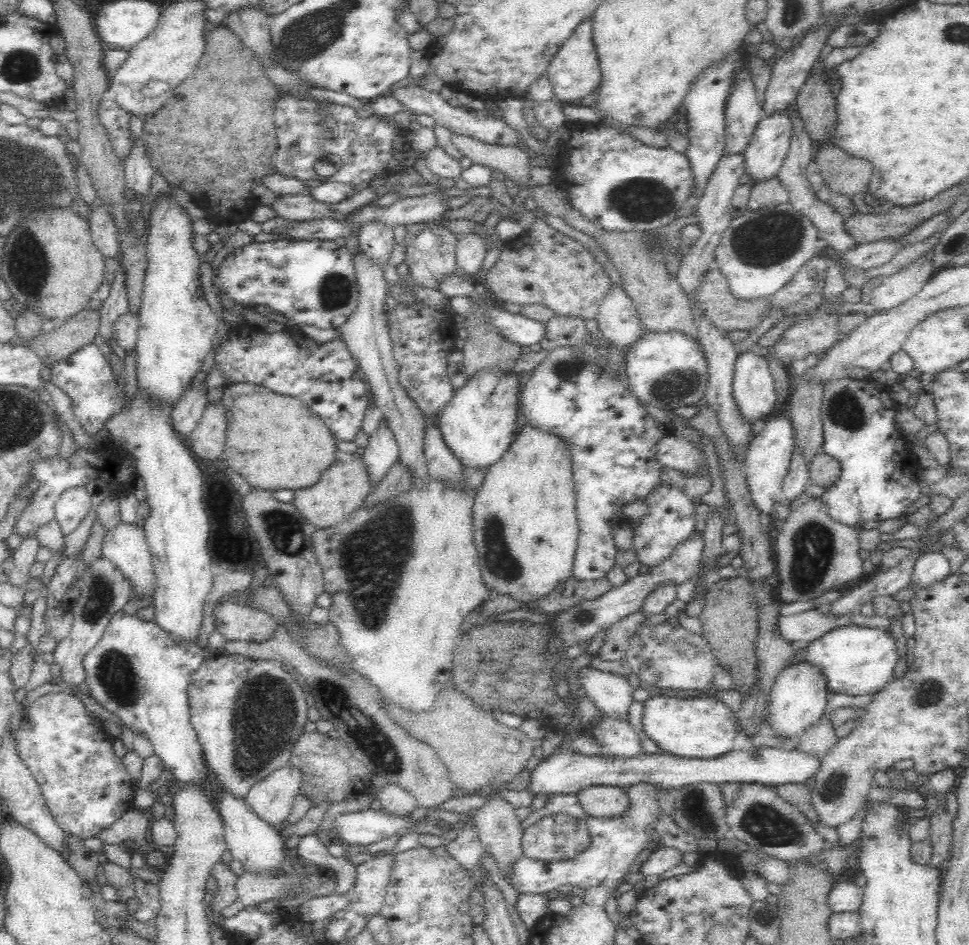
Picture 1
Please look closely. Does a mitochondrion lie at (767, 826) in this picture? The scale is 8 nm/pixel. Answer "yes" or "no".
yes

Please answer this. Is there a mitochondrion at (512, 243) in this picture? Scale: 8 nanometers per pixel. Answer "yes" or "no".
no

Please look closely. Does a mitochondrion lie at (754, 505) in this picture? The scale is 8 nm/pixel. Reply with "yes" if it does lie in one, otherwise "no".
no

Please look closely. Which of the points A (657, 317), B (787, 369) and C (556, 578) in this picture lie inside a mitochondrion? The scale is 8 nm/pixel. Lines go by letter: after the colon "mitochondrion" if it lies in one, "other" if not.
A: other
B: other
C: other

